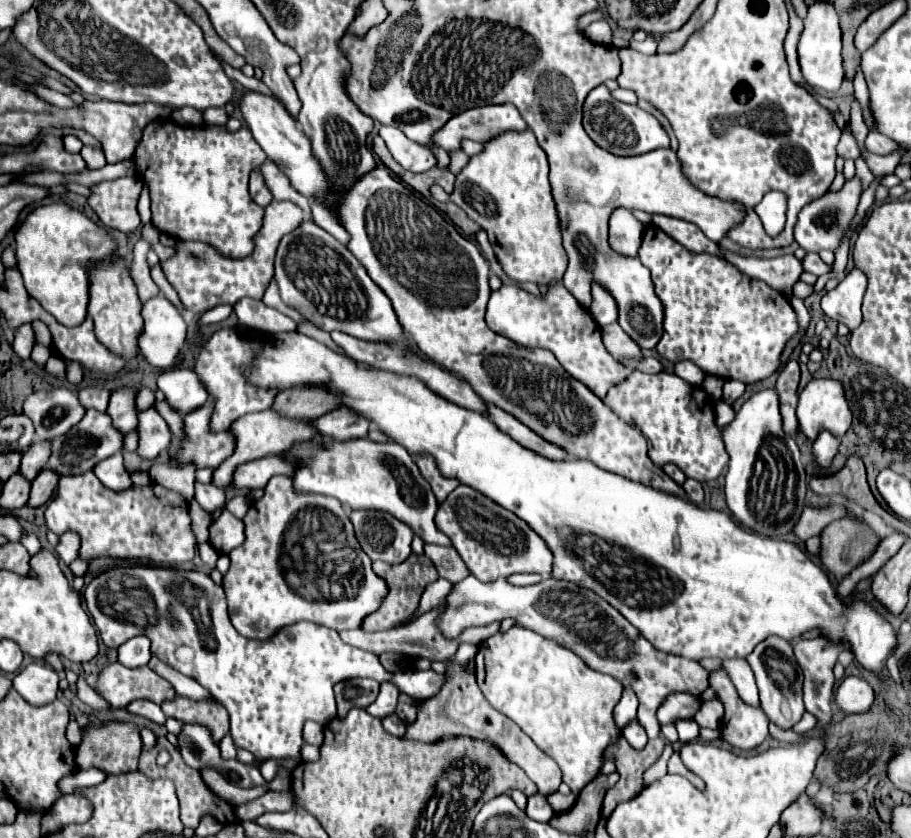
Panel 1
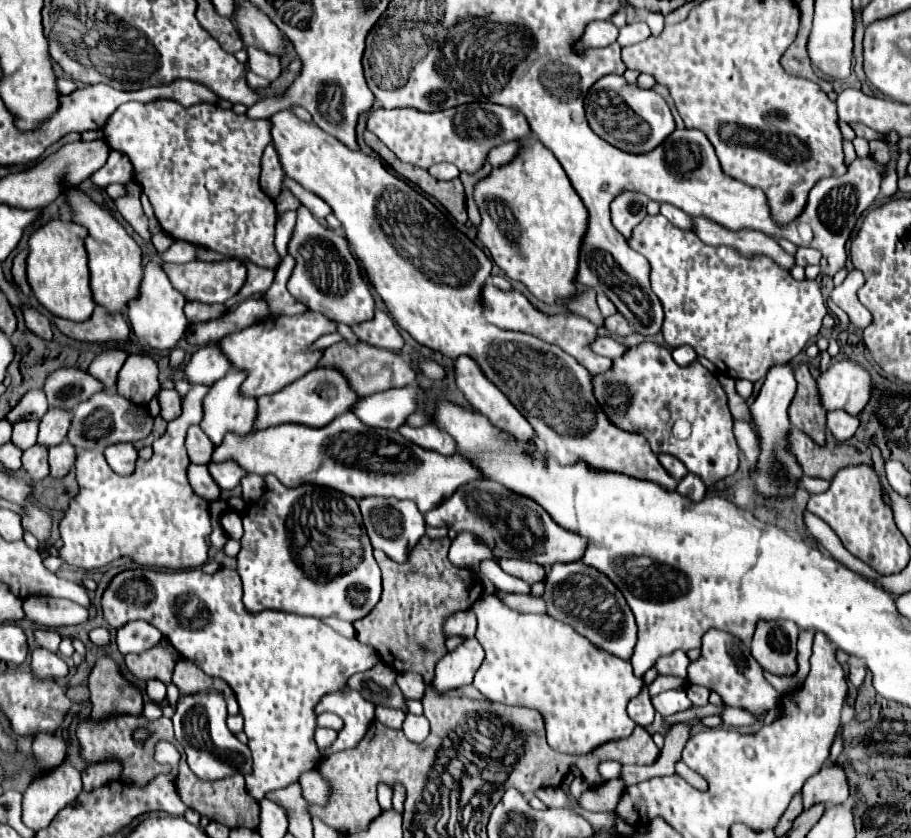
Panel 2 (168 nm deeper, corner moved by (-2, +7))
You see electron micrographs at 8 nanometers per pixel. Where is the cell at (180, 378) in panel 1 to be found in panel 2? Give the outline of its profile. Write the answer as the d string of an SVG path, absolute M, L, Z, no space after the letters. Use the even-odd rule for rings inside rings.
M207 345L207 347L197 349L191 361L185 363L181 369L185 371L185 377L191 383L211 387L215 381L227 375L227 371L231 369L231 363L223 355L223 351L219 351L219 345Z

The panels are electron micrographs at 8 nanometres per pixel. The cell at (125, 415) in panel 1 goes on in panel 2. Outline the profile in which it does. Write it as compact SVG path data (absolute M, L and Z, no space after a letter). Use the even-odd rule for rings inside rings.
M131 355L119 371L117 391L135 403L149 403L159 391L159 369L151 355Z

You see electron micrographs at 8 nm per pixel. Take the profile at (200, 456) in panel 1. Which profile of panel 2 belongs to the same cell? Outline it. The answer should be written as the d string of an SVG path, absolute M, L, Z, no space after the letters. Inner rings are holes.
M231 369L223 379L219 379L219 383L215 383L209 391L209 395L203 401L203 409L205 409L205 417L201 421L203 431L207 431L209 439L219 445L225 437L225 433L235 431L235 433L247 433L253 429L253 423L257 419L257 399L255 397L247 397L239 391L241 383L245 379L245 371L239 369Z

